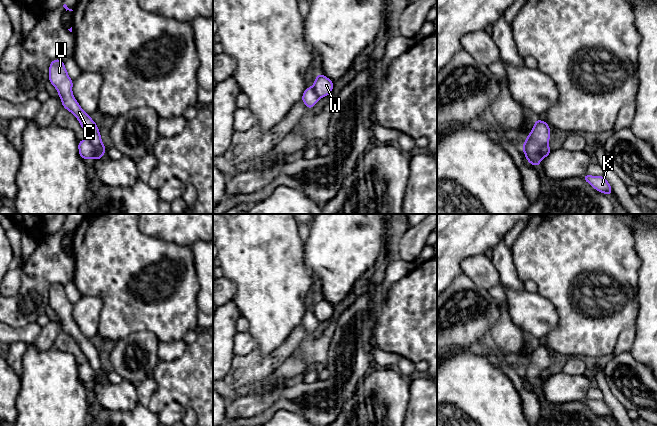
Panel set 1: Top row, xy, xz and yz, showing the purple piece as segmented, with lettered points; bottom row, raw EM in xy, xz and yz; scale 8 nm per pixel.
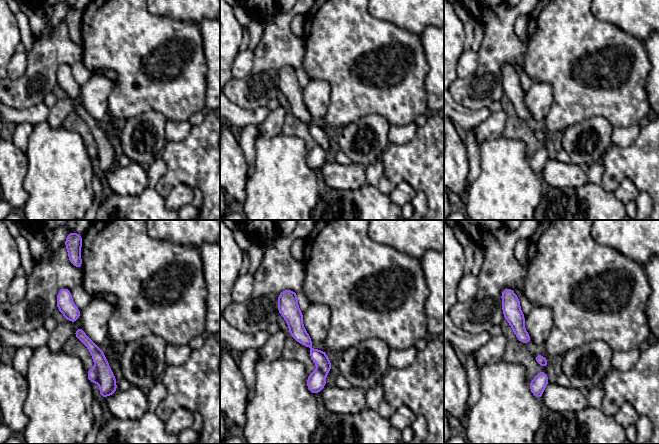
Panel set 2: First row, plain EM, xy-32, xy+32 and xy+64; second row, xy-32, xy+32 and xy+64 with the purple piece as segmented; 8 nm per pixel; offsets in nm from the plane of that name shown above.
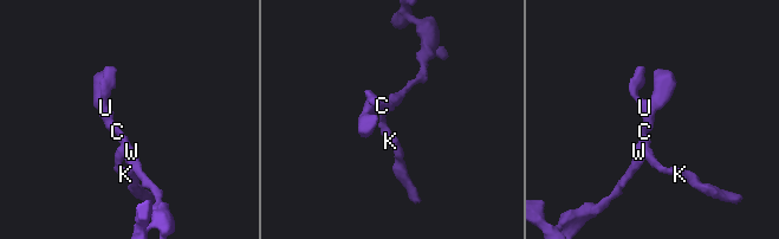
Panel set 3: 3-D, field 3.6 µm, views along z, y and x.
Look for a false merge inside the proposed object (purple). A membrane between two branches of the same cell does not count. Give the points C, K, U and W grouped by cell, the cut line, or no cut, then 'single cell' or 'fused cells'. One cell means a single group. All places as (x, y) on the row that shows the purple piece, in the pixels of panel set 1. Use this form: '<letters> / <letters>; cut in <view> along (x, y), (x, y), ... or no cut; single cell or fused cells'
C U W / K; cut in xy along (87, 137), (94, 150), (93, 158); fused cells

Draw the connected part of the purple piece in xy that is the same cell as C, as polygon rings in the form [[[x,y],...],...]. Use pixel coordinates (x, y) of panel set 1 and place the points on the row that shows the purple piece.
[[[54,59],[49,65],[48,81],[56,88],[62,101],[62,107],[70,111],[78,120],[85,131],[87,138],[91,141],[94,150],[94,160],[99,160],[106,152],[106,147],[101,140],[97,124],[85,113],[72,93],[73,80],[70,79],[65,68],[64,61]]]

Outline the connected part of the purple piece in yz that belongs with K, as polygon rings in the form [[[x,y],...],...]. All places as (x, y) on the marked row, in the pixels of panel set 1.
[[[585,174],[584,176],[582,176],[582,179],[588,182],[593,187],[593,189],[601,193],[604,193],[608,196],[611,196],[612,187],[608,183],[608,181],[605,179],[604,175],[592,176],[592,175]]]

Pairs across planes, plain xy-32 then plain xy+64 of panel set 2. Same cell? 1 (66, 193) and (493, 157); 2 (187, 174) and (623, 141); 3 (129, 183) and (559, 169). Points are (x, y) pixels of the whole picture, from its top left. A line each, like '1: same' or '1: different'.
1: same
2: different
3: same

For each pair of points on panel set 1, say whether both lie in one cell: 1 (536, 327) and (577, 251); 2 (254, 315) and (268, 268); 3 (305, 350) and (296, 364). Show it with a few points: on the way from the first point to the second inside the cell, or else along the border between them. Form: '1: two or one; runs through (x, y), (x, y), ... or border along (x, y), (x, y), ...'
1: two; border along (537, 292), (551, 303), (557, 314), (559, 324)
2: one; runs through (266, 303), (268, 301), (268, 280)
3: two; border along (292, 353), (311, 364)

